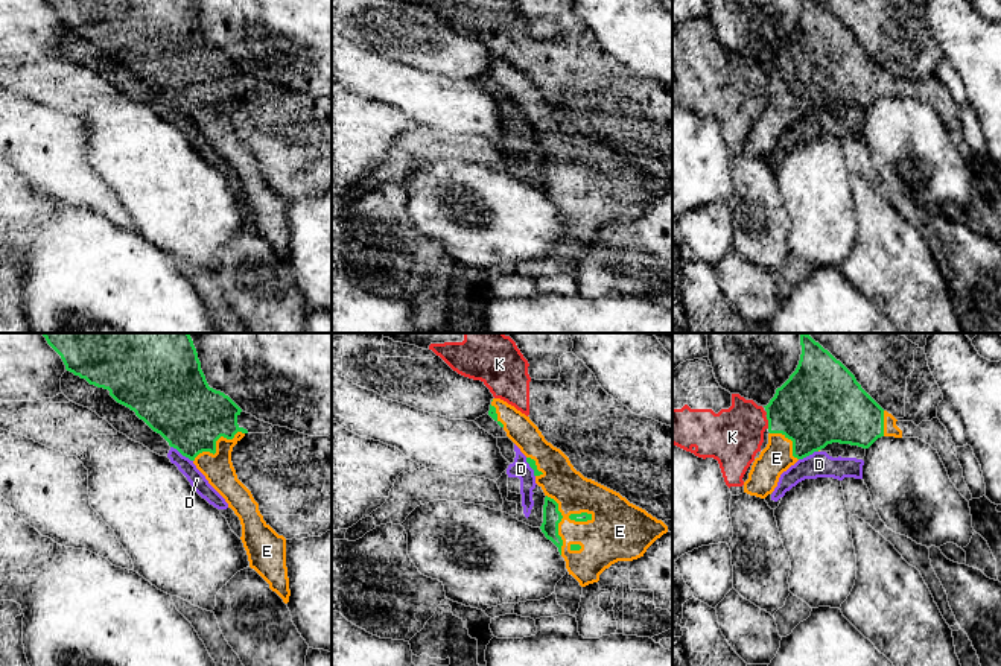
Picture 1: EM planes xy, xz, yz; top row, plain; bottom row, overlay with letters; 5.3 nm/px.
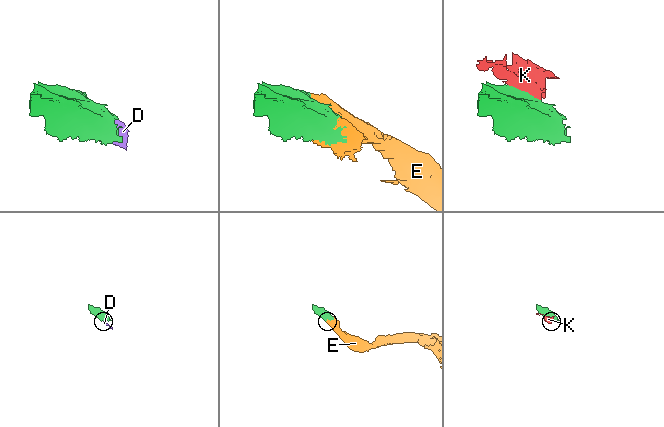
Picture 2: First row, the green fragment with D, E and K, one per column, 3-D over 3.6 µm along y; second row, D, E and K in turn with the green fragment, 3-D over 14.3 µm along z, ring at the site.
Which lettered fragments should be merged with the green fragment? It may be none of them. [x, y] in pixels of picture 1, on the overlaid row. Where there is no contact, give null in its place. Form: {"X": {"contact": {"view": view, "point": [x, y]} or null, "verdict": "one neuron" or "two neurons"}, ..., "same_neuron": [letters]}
{"D": {"contact": {"view": "xy", "point": [181, 453]}, "verdict": "two neurons"}, "E": {"contact": {"view": "xy", "point": [215, 444]}, "verdict": "one neuron"}, "K": {"contact": {"view": "yz", "point": [769, 423]}, "verdict": "two neurons"}, "same_neuron": ["E"]}

